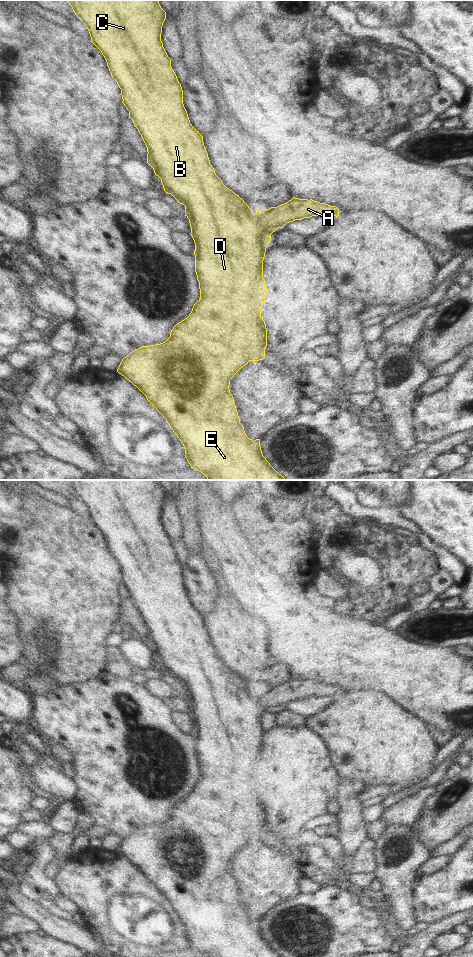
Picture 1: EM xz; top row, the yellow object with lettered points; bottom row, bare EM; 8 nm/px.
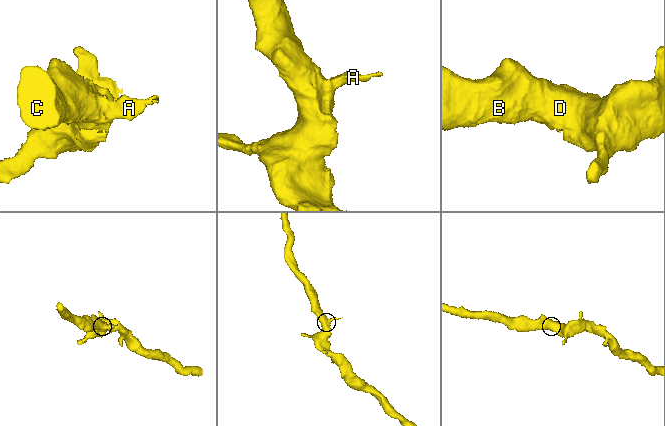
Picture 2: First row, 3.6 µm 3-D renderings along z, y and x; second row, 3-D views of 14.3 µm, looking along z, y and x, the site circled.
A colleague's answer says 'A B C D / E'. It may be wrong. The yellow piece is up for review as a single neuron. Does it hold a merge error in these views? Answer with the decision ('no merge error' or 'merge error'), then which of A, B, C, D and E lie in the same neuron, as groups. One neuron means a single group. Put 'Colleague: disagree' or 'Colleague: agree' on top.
Colleague: disagree
merge error; A / B C D E

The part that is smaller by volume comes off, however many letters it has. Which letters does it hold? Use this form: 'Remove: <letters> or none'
Remove: A

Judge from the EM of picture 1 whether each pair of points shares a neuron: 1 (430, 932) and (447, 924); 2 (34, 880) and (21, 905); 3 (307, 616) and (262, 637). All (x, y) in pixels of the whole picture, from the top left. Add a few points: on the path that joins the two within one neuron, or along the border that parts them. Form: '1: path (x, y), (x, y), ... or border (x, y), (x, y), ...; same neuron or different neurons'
1: path (434, 931), (443, 926); same neuron
2: border (17, 886), (20, 894), (36, 901); different neurons
3: border (261, 623), (270, 634), (270, 653), (273, 657); different neurons

